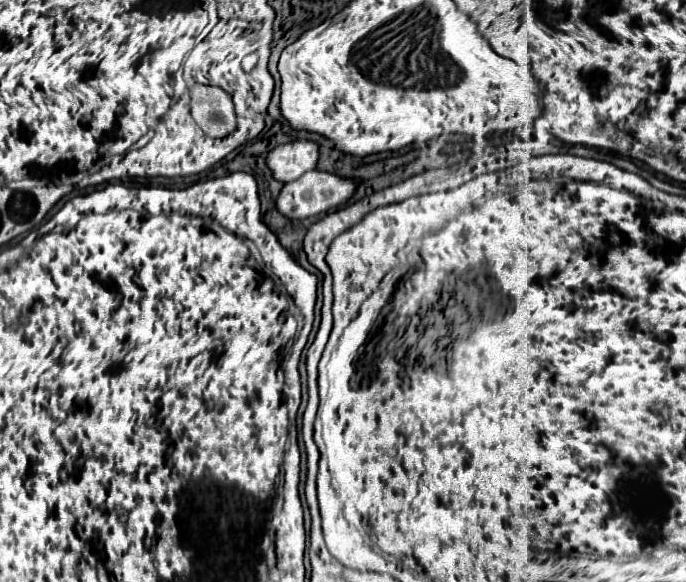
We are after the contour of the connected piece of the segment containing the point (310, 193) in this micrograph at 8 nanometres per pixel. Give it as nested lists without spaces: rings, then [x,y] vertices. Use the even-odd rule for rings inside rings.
[[[310,170],[310,172],[302,174],[300,178],[296,178],[296,180],[282,186],[282,190],[280,190],[278,198],[276,198],[276,210],[286,218],[304,220],[304,218],[316,216],[320,212],[326,212],[326,210],[336,208],[338,204],[346,202],[352,196],[356,184],[358,184],[356,180],[340,178],[340,176],[334,176],[334,174],[328,174],[328,172]]]

